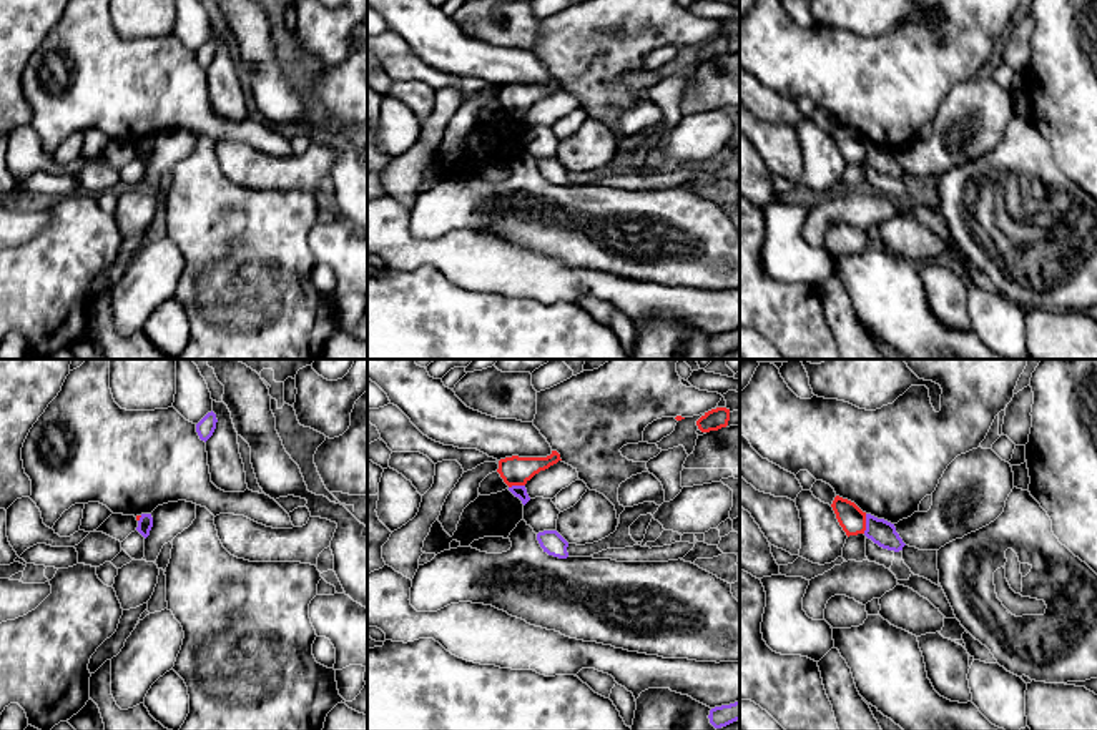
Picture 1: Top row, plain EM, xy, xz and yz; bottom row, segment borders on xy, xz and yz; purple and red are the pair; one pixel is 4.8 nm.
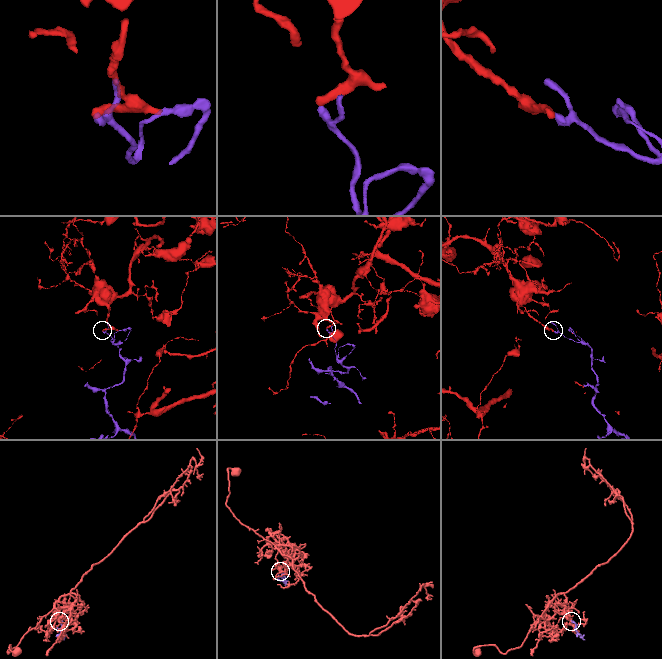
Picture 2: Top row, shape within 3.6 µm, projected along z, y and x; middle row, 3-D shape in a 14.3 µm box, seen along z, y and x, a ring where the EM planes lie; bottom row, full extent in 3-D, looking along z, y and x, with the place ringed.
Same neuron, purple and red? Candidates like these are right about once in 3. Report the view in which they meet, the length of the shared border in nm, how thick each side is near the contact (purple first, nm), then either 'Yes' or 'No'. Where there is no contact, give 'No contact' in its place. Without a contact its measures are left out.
Touches purple in yz. Shared border 100 nm. Thickness 120 nm (purple) against 130 nm. No

